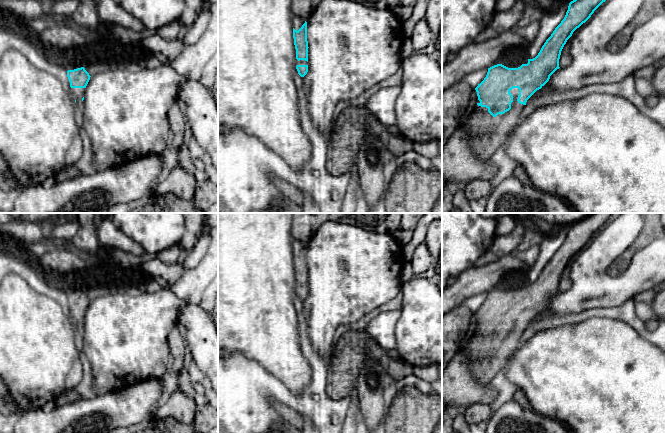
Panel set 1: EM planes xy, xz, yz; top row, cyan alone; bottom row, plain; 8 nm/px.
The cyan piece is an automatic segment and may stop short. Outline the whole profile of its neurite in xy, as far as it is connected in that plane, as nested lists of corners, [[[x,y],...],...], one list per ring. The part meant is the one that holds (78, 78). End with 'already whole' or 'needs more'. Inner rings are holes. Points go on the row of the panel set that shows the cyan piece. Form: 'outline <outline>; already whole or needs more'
outline [[[84,67],[67,71],[67,77],[71,88],[86,88],[90,75]]]; already whole

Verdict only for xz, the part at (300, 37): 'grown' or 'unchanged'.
grown

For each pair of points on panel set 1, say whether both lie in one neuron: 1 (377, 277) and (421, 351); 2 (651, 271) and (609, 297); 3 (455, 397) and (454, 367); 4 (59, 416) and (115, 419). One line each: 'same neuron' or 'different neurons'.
1: different neurons
2: same neuron
3: same neuron
4: same neuron

